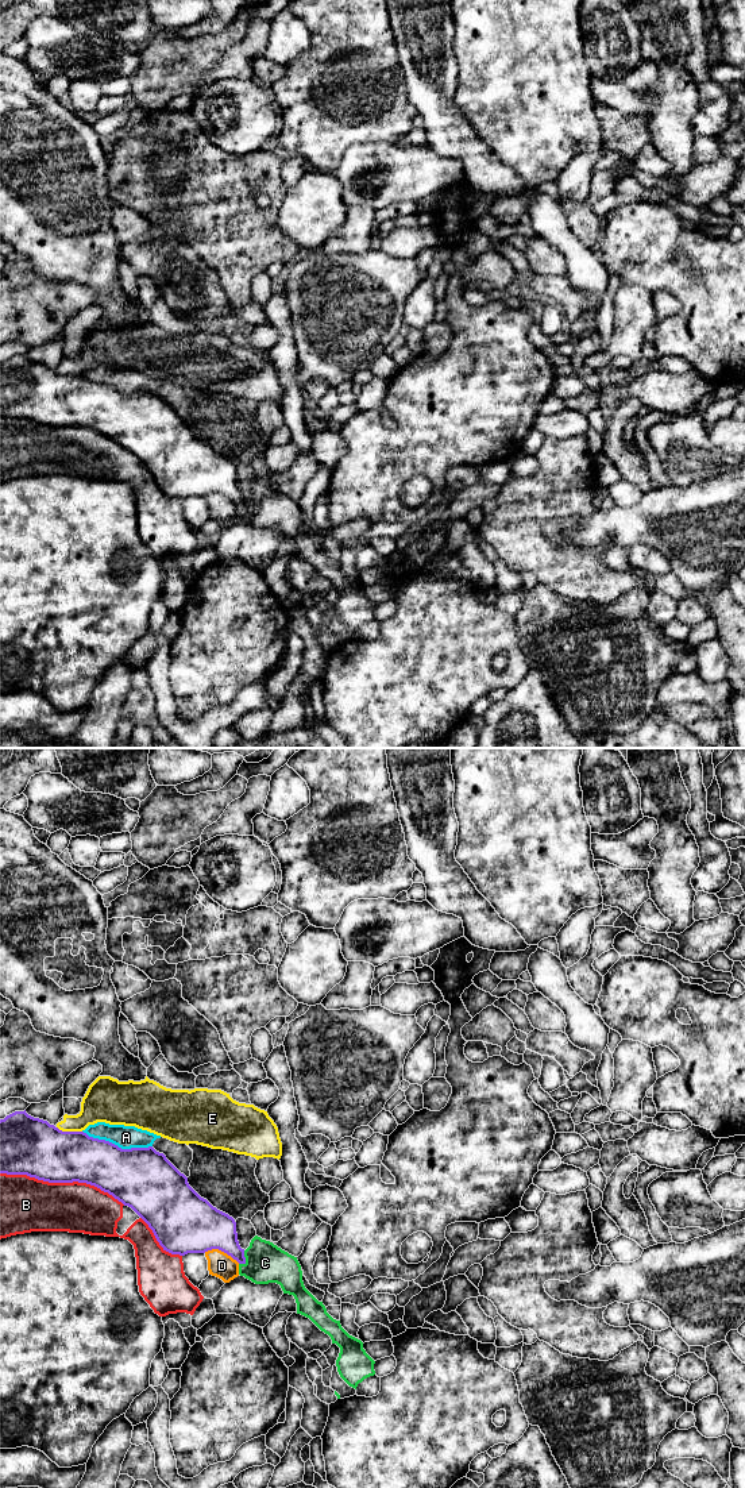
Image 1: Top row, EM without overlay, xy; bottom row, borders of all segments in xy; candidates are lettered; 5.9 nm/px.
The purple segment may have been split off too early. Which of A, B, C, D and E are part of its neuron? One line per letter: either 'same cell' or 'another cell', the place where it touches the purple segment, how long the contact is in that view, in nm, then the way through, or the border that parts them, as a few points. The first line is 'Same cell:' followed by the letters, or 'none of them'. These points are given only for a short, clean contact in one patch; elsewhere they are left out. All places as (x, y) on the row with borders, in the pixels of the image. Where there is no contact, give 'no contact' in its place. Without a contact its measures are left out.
Same cell: none of them
A: another cell | xy (116, 1145) | 420 nm
B: another cell | xy (62, 1182) | 750 nm
C: another cell | xy (244, 1259) | 90 nm
D: another cell | xy (222, 1251) | 220 nm
E: another cell | xy (69, 1132) | 160 nm

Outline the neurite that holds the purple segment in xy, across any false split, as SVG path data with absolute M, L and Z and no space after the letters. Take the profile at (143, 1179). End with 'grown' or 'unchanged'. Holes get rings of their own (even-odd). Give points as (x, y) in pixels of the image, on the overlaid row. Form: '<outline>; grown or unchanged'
M15 1111L0 1119L0 1173L27 1175L49 1183L86 1183L131 1207L153 1230L163 1250L171 1254L219 1249L246 1264L236 1222L201 1198L163 1153L153 1146L121 1149L84 1132L62 1132L47 1121Z; unchanged

